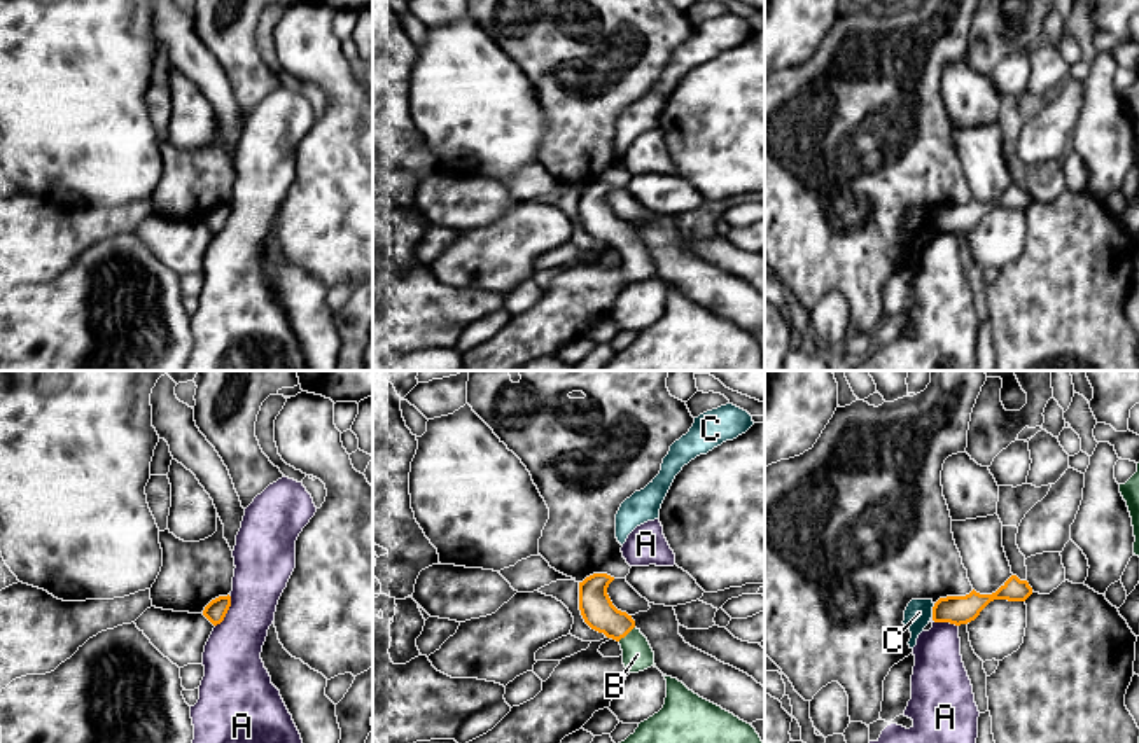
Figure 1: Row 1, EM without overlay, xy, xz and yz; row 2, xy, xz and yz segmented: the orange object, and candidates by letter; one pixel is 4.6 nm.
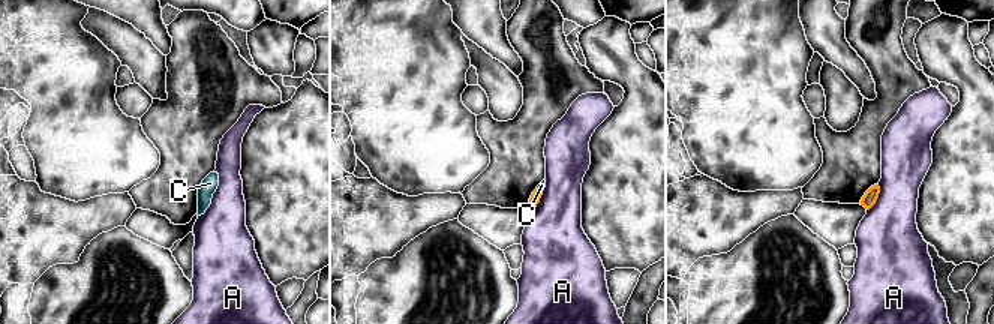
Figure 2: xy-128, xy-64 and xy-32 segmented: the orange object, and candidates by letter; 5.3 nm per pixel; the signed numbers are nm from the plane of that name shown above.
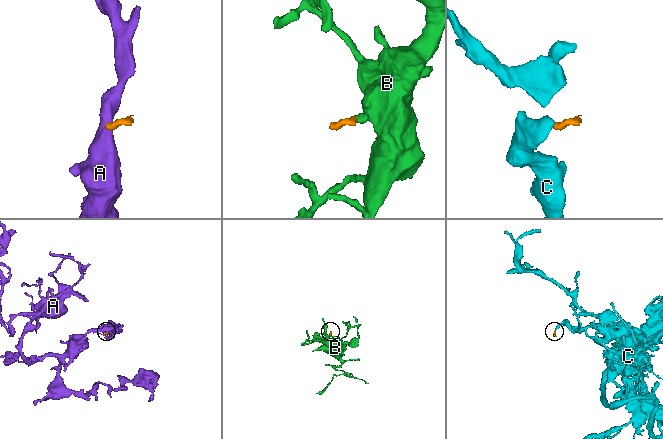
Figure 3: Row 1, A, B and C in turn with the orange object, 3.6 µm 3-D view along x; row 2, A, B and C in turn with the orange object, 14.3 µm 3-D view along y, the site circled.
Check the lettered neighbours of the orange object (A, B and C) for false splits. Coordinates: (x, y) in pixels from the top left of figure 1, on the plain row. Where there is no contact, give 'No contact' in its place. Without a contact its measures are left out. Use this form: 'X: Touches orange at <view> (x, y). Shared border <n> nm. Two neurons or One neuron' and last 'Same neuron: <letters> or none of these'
A: Touches orange at xy (228, 217). Shared border 170 nm. Two neurons
B: Touches orange at xz (625, 243). Shared border 100 nm. One neuron
C: Touches orange at yz (933, 219). Shared border 70 nm. Two neurons
Same neuron: B

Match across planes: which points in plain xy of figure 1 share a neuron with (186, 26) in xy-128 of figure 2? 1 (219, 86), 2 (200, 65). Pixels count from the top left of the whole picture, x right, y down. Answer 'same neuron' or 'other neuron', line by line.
1: other neuron
2: other neuron

